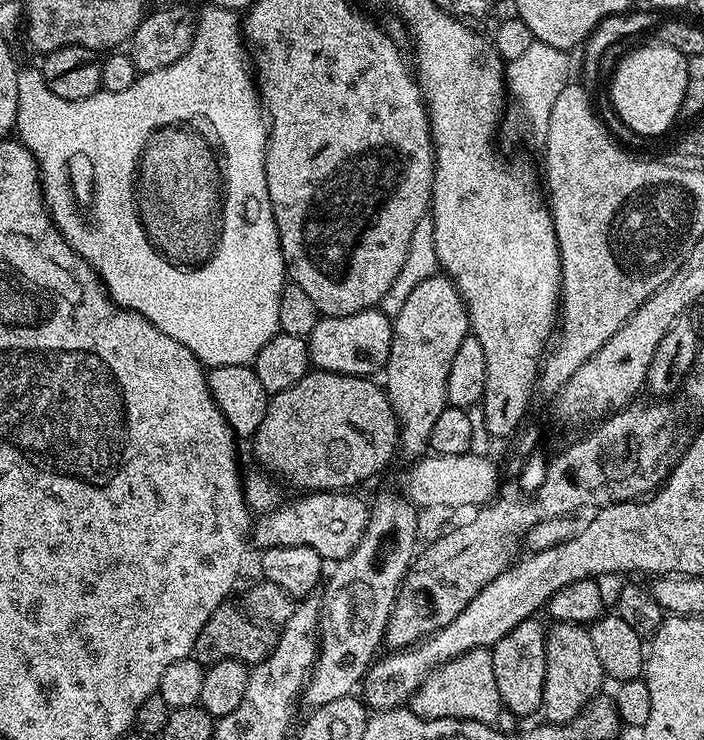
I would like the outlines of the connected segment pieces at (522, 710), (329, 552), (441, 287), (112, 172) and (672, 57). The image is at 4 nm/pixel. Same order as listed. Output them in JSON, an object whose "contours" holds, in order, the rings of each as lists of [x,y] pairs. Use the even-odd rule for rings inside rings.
{"contours":[[[[533,618],[526,622],[518,622],[514,630],[506,634],[492,645],[492,665],[494,666],[494,682],[498,682],[498,694],[501,705],[508,708],[516,716],[532,716],[541,711],[542,690],[546,678],[546,628]]],[[[337,490],[334,492],[309,491],[300,494],[297,500],[281,503],[272,512],[263,513],[253,523],[250,540],[257,549],[273,548],[274,546],[310,546],[318,550],[318,554],[326,562],[344,560],[358,546],[362,534],[366,530],[368,513],[367,503],[363,504],[351,491]]],[[[434,274],[426,282],[419,283],[413,293],[406,298],[405,305],[399,314],[393,317],[393,331],[390,354],[384,367],[386,382],[384,389],[392,402],[392,409],[400,420],[400,446],[399,455],[419,458],[429,451],[428,439],[430,430],[434,430],[434,421],[446,406],[446,379],[450,372],[454,353],[469,335],[468,312],[460,298],[460,292],[448,277]]],[[[205,6],[204,9],[199,9],[196,18],[196,33],[192,39],[192,45],[190,50],[186,54],[182,54],[182,58],[178,58],[178,62],[174,62],[170,66],[166,66],[162,70],[154,70],[153,72],[146,72],[137,75],[134,86],[130,86],[130,90],[122,90],[121,92],[105,92],[103,90],[95,92],[90,98],[82,98],[81,100],[67,100],[66,98],[58,98],[51,90],[44,85],[43,82],[37,83],[37,88],[31,92],[28,86],[21,87],[20,93],[18,94],[18,110],[16,111],[16,127],[14,129],[15,135],[18,137],[20,143],[25,144],[32,152],[32,157],[36,159],[36,163],[40,165],[40,175],[42,177],[42,183],[44,186],[44,202],[48,205],[50,209],[50,215],[53,224],[55,224],[56,229],[62,234],[62,238],[68,245],[71,246],[75,252],[83,258],[90,265],[90,267],[98,273],[101,282],[104,283],[105,288],[108,290],[109,296],[111,296],[115,304],[120,305],[121,308],[128,308],[131,312],[137,312],[142,314],[146,319],[148,319],[154,326],[158,326],[158,330],[162,330],[162,334],[170,334],[170,338],[174,338],[178,342],[182,342],[182,346],[186,346],[186,350],[190,350],[199,358],[200,363],[207,366],[209,369],[217,368],[218,366],[238,366],[239,364],[251,365],[255,361],[258,350],[262,350],[262,346],[266,346],[266,342],[270,342],[270,338],[274,338],[276,333],[280,331],[280,323],[278,322],[278,302],[280,301],[280,295],[284,289],[286,283],[286,273],[284,270],[284,255],[282,254],[282,246],[280,245],[280,239],[278,238],[278,226],[274,222],[274,210],[272,209],[272,203],[270,202],[270,194],[266,190],[266,174],[264,173],[264,151],[268,145],[268,121],[266,119],[266,113],[262,107],[262,101],[258,95],[258,89],[254,83],[254,72],[250,67],[250,60],[244,57],[244,48],[246,49],[246,41],[242,35],[242,20],[239,15],[233,9],[230,8],[214,8],[211,6]],[[197,116],[200,120],[208,120],[208,124],[212,127],[212,132],[216,135],[216,140],[220,143],[220,148],[218,147],[219,155],[222,157],[222,207],[220,210],[220,225],[219,225],[219,239],[215,247],[215,251],[212,253],[210,259],[203,266],[193,267],[191,270],[185,270],[183,267],[177,266],[168,260],[167,257],[160,254],[157,251],[155,245],[151,243],[148,239],[147,232],[143,228],[143,222],[140,221],[140,216],[137,212],[137,197],[134,195],[134,185],[138,180],[138,165],[140,162],[140,156],[144,152],[144,148],[148,144],[149,137],[155,135],[157,131],[162,128],[169,126],[179,125],[181,122],[192,122],[192,120]]],[[[659,42],[644,44],[622,57],[612,76],[612,108],[617,118],[640,136],[660,136],[670,131],[680,115],[682,98],[686,98],[687,65],[687,56]]]]}

